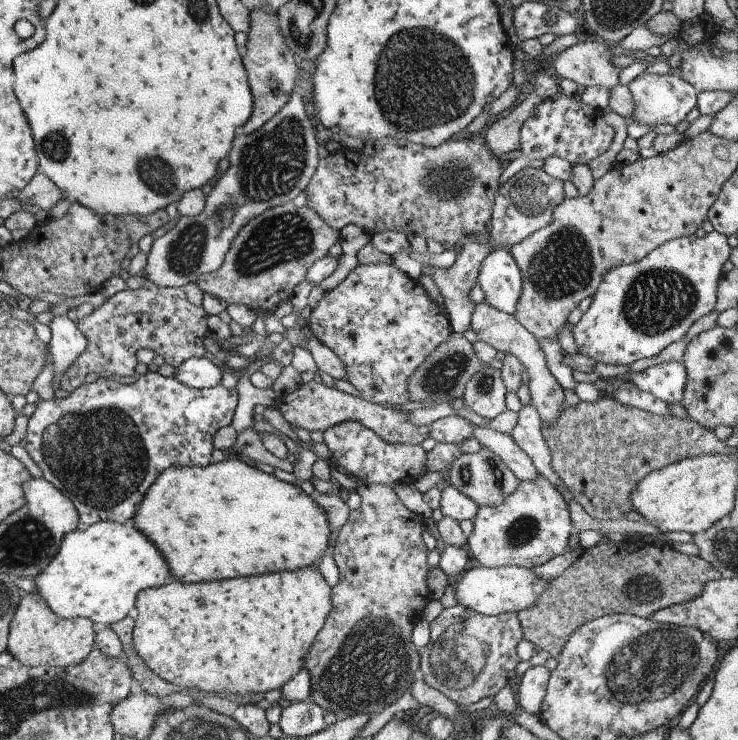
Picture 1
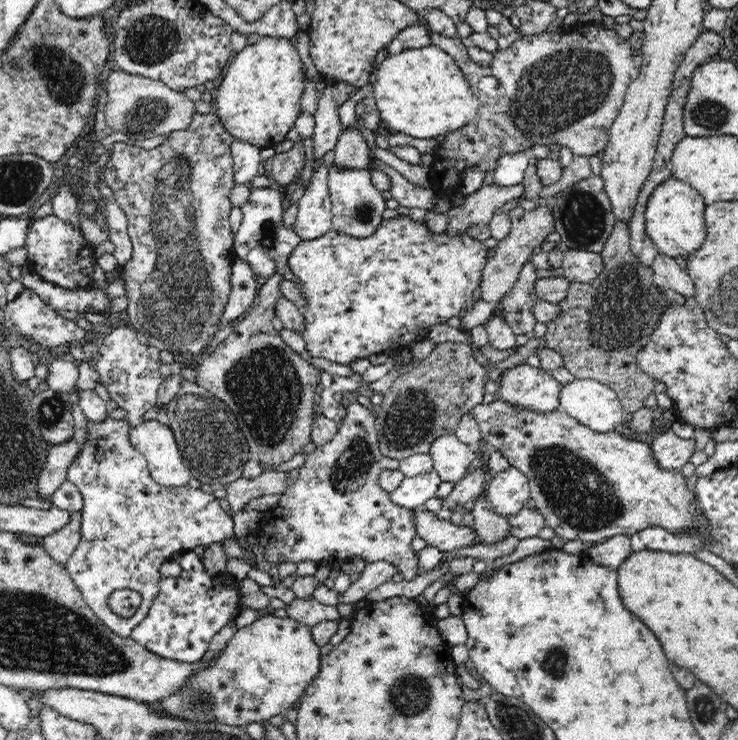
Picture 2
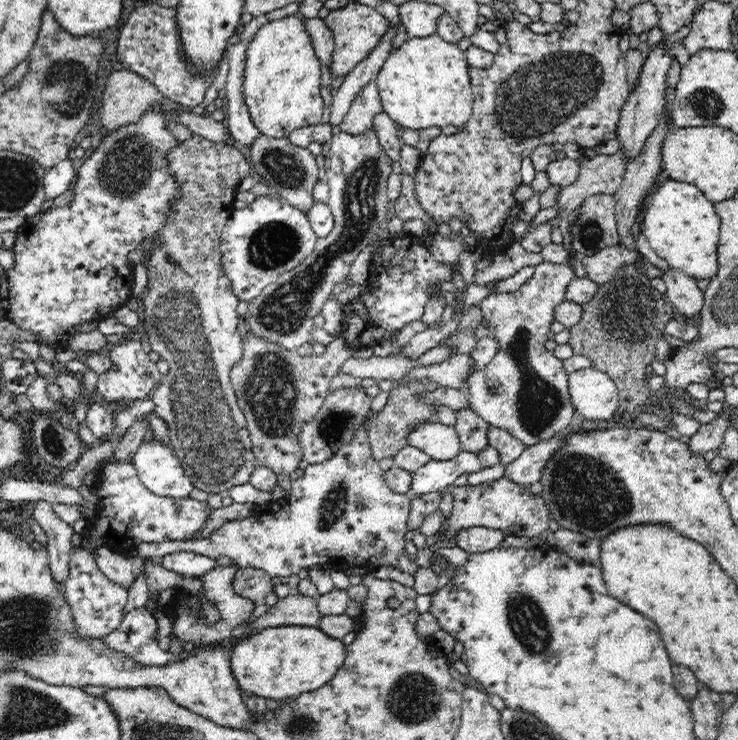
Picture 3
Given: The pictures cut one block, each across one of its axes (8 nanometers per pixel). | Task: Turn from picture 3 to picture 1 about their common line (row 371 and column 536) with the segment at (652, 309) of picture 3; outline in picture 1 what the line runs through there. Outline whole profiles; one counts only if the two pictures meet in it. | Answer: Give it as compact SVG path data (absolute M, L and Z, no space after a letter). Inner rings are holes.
M609 539L608 542L598 542L594 548L584 549L570 568L566 568L558 578L547 584L547 588L532 607L517 613L517 618L523 638L534 644L536 651L546 651L557 659L568 638L588 622L614 613L650 617L660 609L694 600L696 596L700 596L704 584L721 578L720 572L704 558L683 554L669 545L649 539L639 542L616 542Z

